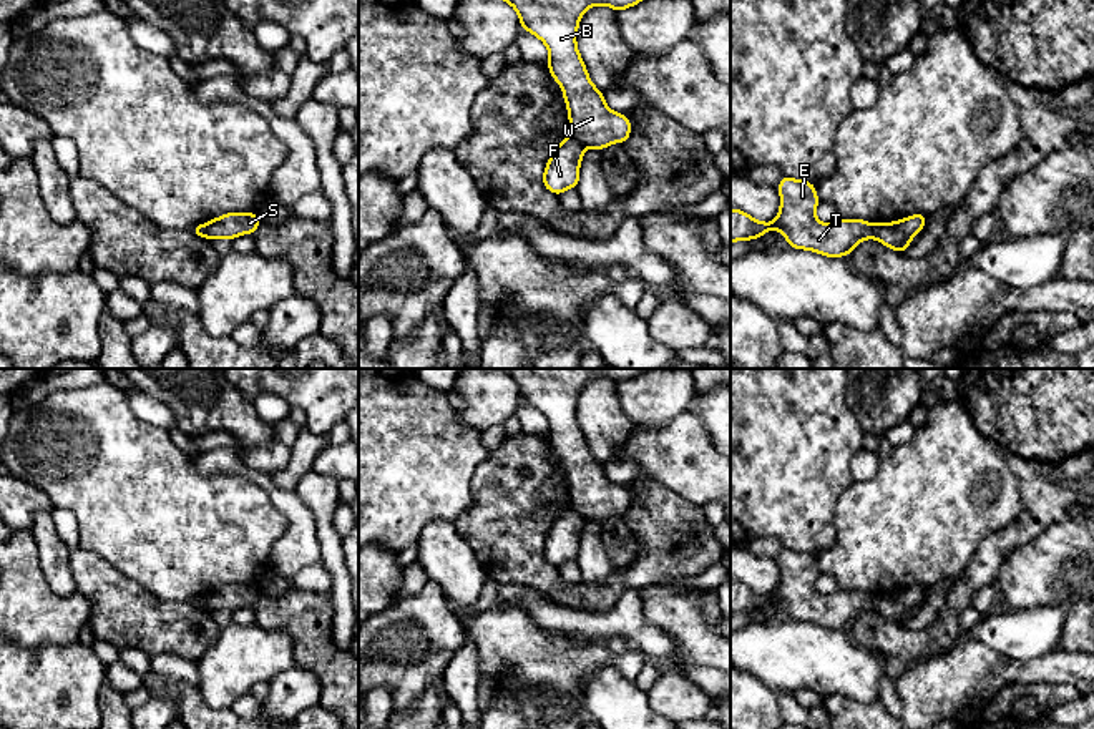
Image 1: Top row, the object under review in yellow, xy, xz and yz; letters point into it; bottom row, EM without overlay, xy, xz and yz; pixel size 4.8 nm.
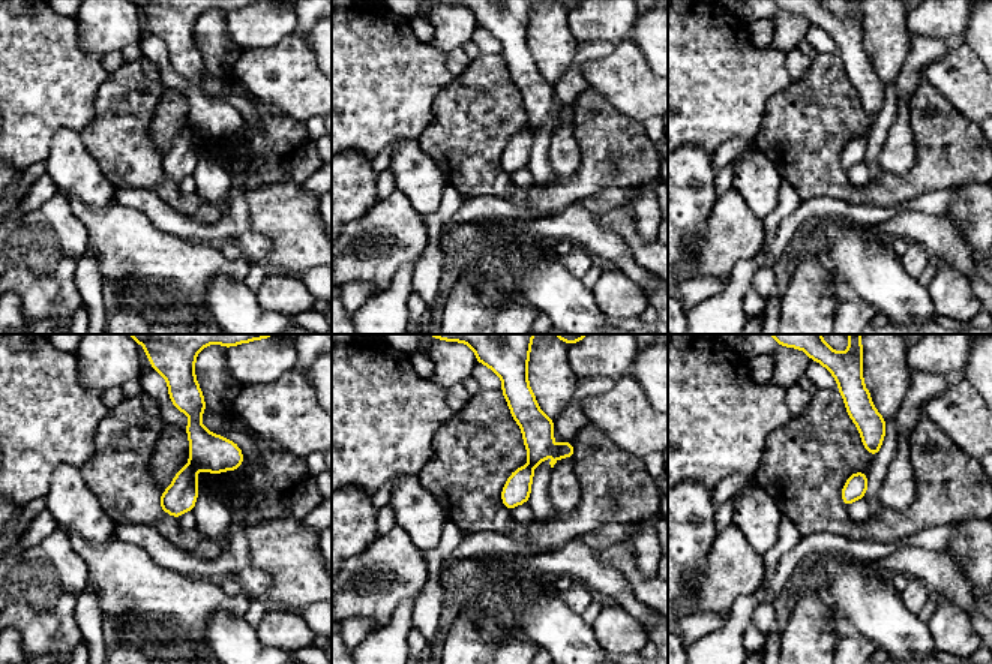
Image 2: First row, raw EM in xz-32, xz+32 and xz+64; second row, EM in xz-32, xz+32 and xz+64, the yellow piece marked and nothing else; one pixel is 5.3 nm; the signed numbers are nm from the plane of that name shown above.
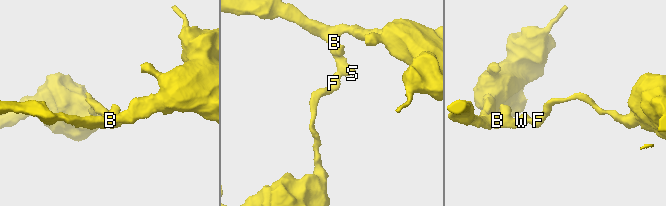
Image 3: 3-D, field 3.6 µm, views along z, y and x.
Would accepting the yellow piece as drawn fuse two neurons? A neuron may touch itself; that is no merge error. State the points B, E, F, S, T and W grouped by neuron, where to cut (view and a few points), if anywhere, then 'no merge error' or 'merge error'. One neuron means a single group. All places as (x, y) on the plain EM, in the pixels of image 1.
groups B E S T W / F; cut xz (571, 507), (585, 520); merge error

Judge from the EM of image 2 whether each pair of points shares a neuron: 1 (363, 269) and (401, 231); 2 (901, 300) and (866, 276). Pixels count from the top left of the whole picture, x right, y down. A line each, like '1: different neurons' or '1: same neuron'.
1: same neuron
2: same neuron

